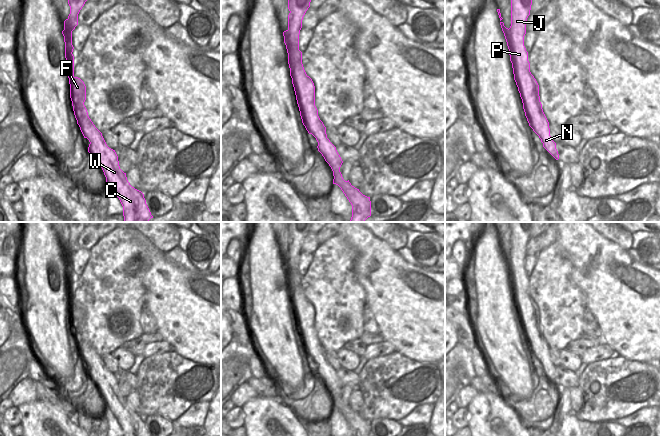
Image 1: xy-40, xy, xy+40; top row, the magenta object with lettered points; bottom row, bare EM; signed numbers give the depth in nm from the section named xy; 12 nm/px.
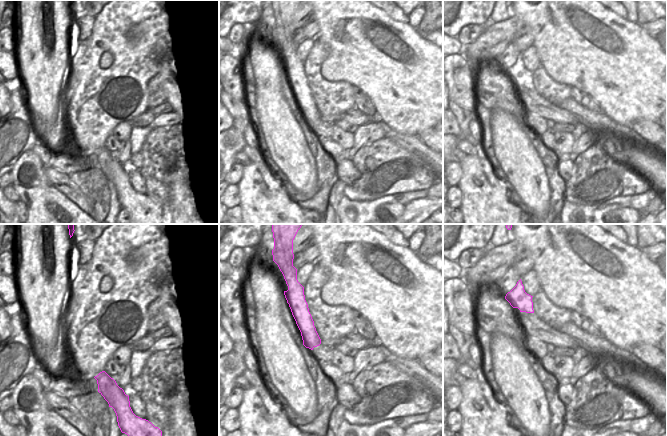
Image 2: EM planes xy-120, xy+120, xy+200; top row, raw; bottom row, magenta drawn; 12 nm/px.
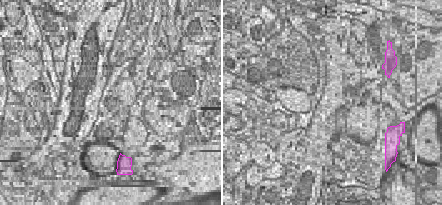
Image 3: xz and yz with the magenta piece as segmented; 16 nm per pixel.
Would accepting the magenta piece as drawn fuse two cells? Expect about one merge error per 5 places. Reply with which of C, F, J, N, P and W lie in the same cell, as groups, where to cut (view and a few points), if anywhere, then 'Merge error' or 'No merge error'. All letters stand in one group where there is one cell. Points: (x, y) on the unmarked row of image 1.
Groups: C F J N P W. No split. No merge error.

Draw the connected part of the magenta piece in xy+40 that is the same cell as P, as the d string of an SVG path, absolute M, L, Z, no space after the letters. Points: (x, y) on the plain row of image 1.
M511 222L511 250L506 252L501 245L512 287L514 304L523 327L529 350L539 360L543 371L556 383L559 378L556 367L550 360L549 346L543 336L539 320L539 309L530 296L528 276L524 270L526 246L530 239L533 222Z

